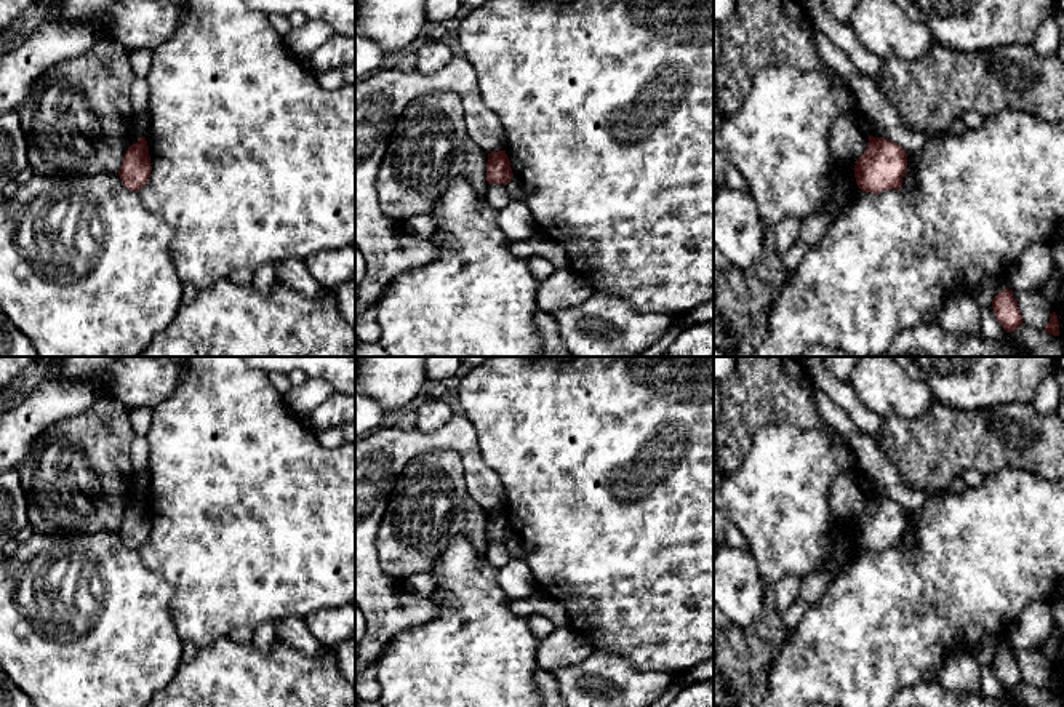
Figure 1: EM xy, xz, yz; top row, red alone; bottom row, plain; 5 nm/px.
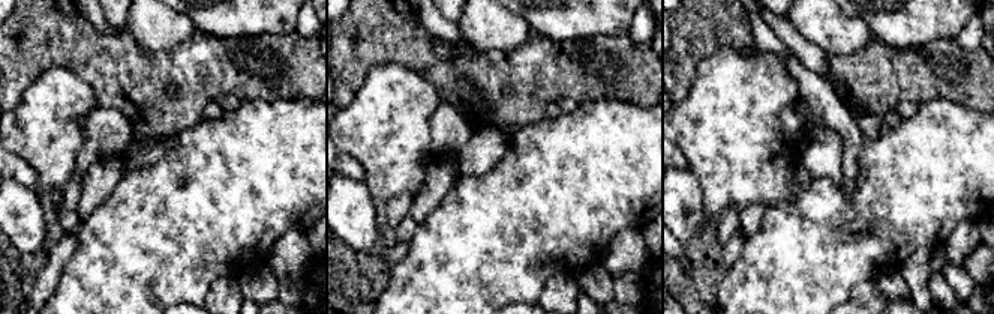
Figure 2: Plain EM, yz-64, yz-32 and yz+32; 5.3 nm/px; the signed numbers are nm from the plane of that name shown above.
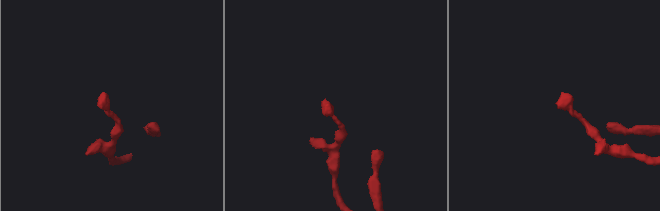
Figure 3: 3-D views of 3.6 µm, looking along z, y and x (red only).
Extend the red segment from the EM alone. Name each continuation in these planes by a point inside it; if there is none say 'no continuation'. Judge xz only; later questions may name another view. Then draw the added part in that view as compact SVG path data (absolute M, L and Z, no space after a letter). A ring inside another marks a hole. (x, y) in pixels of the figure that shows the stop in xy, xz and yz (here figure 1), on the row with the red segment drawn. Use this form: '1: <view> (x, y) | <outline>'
no continuation

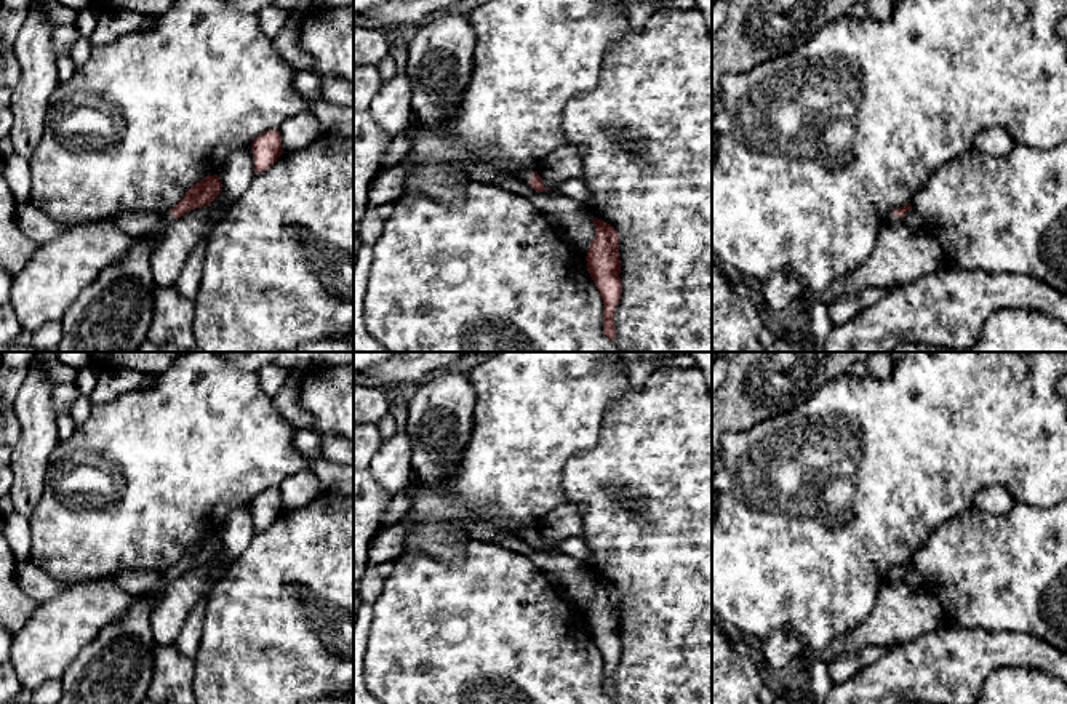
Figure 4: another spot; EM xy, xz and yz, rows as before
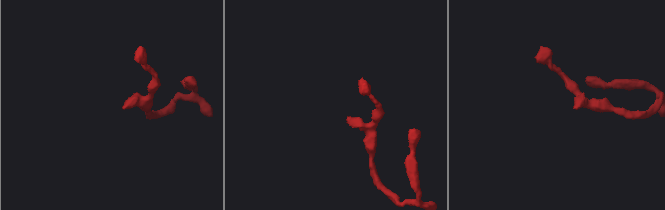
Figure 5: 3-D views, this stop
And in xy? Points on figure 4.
1: xy (114, 314) | M162 214L160 227L133 240L128 254L106 267L86 286L62 317L62 339L54 352L136 352L147 339L152 322L154 298L158 285L150 269L150 254L176 218Z

